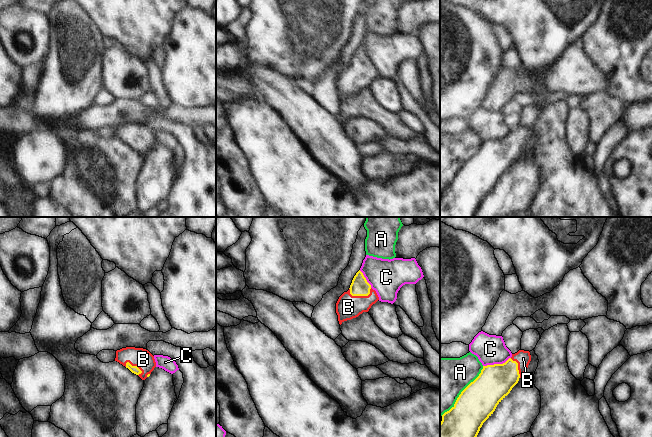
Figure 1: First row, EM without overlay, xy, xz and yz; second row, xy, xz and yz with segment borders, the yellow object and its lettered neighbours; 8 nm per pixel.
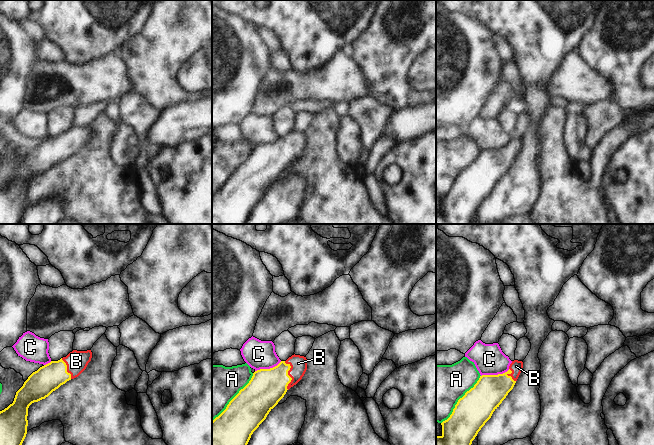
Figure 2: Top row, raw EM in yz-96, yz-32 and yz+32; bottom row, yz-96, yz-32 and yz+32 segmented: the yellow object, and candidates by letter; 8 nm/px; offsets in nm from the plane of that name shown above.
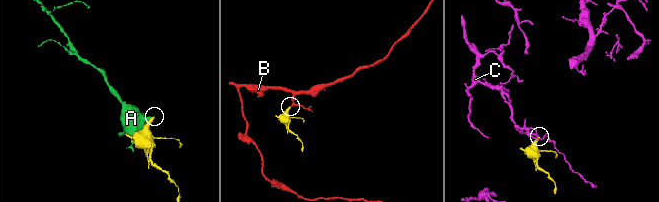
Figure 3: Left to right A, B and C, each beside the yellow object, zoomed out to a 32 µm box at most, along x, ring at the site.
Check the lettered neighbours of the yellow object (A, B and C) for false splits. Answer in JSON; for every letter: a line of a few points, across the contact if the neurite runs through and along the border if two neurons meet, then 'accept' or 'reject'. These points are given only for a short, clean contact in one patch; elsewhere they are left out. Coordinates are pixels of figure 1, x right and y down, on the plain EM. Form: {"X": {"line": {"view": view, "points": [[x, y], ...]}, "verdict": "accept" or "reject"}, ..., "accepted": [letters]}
{"A": {"verdict": "reject"}, "B": {"line": {"view": "xz", "points": [[359, 63], [361, 71], [348, 83]]}, "verdict": "accept"}, "C": {"line": {"view": "yz", "points": [[510, 133], [502, 139], [483, 142]]}, "verdict": "reject"}, "accepted": ["B"]}

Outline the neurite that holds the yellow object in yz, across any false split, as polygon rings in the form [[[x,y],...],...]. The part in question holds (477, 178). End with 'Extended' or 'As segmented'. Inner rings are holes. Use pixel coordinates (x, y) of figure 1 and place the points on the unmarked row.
[[[519,126],[503,140],[483,142],[479,152],[461,168],[454,182],[442,191],[440,217],[475,217],[483,199],[518,159],[530,137],[530,128]]]. Extended.

